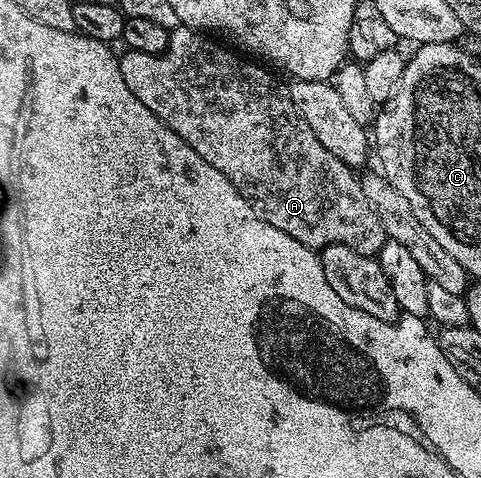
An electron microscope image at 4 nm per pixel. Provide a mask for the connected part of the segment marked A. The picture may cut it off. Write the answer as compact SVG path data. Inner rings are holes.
M187 27L169 32L164 53L146 55L128 49L119 54L118 60L122 79L126 79L126 87L130 87L140 104L146 106L156 120L170 127L171 133L183 144L194 147L196 154L202 155L212 169L218 170L220 176L252 204L263 224L286 231L307 249L319 251L328 245L345 245L367 257L379 254L386 234L378 215L364 201L360 177L318 143L306 119L298 115L285 86L280 86L263 64L245 59L207 32Z

